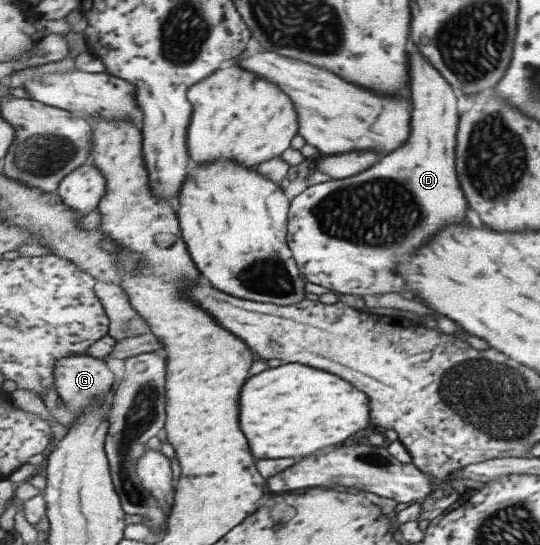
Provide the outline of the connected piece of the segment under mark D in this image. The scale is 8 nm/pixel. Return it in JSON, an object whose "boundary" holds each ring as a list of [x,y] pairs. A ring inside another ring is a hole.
{"boundary":[[[422,55],[412,57],[410,71],[414,93],[414,135],[410,135],[410,143],[390,153],[378,165],[360,175],[307,187],[291,200],[289,247],[293,251],[294,259],[297,259],[302,275],[310,283],[346,295],[408,295],[402,279],[396,275],[398,257],[414,255],[442,227],[466,221],[468,199],[460,187],[456,171],[457,136],[461,120],[458,111],[460,93],[454,93],[452,85]]]}

